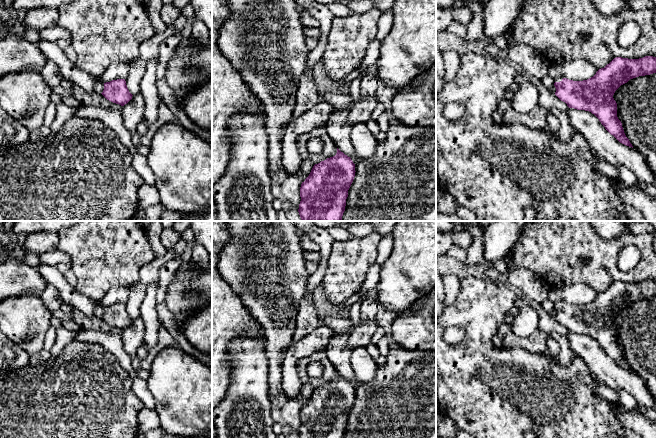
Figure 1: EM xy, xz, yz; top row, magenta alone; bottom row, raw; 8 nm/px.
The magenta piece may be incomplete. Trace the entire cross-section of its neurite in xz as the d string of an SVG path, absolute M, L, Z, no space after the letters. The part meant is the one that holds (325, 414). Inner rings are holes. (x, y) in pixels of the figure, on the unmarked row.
M337 372L335 380L315 388L300 411L299 438L343 438L355 388Z

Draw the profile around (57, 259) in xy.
M54 249L48 252L44 252L39 255L41 263L47 264L57 269L62 274L71 270L72 260L66 253L59 249Z

